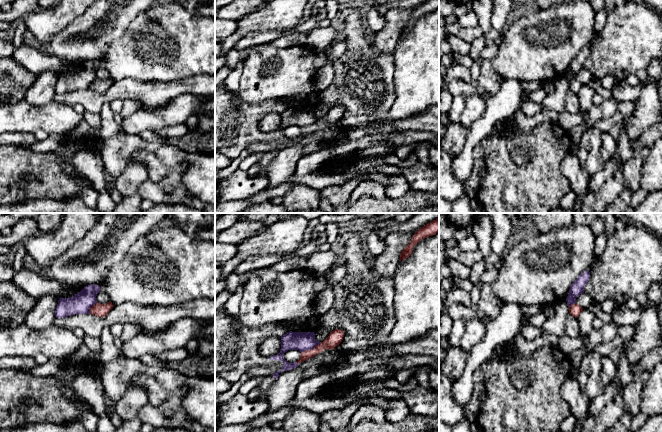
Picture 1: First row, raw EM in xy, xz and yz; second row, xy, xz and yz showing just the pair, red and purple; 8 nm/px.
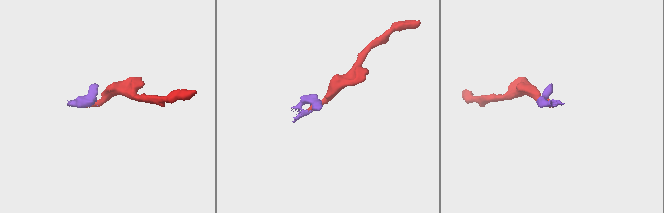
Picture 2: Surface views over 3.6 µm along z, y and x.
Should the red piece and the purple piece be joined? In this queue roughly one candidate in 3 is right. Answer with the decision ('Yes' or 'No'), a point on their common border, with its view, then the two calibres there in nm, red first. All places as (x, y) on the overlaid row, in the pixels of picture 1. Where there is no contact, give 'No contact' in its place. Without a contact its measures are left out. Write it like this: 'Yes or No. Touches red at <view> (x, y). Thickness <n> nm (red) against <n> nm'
Yes. Touches red at xz (312, 349). Thickness 120 nm (red) against 160 nm

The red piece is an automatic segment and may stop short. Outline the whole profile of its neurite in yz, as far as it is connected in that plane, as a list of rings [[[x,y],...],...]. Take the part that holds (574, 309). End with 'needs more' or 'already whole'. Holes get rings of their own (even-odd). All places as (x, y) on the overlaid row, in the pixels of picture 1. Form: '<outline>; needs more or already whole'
[[[589,270],[584,271],[578,276],[578,278],[571,284],[569,294],[566,298],[567,305],[569,307],[569,313],[578,318],[583,308],[576,303],[576,298],[584,293],[584,287],[590,279]]]; needs more

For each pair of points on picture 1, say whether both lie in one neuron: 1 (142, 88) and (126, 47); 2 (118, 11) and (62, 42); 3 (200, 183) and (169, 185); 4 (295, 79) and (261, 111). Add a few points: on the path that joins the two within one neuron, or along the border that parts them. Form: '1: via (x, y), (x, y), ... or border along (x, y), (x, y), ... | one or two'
1: border along (116, 80), (142, 79), (162, 82) | two
2: via (104, 21), (88, 36), (76, 42) | one
3: border along (181, 173), (185, 187), (201, 200) | two
4: border along (249, 104), (283, 100), (289, 106) | two

